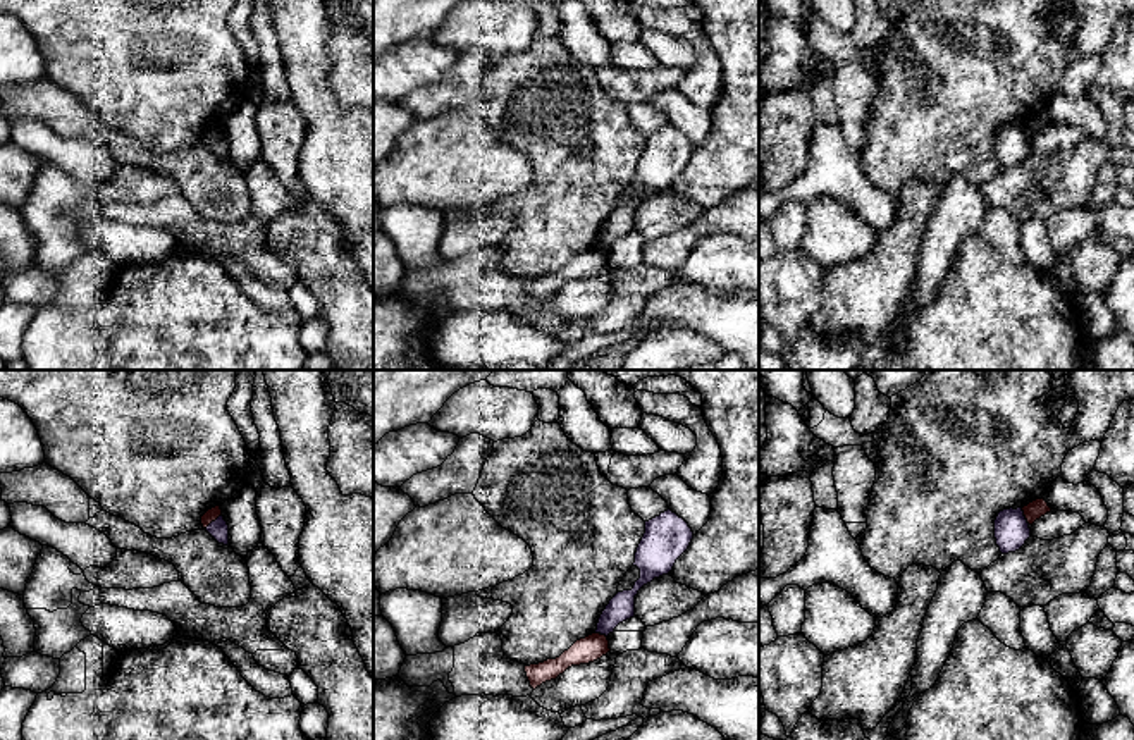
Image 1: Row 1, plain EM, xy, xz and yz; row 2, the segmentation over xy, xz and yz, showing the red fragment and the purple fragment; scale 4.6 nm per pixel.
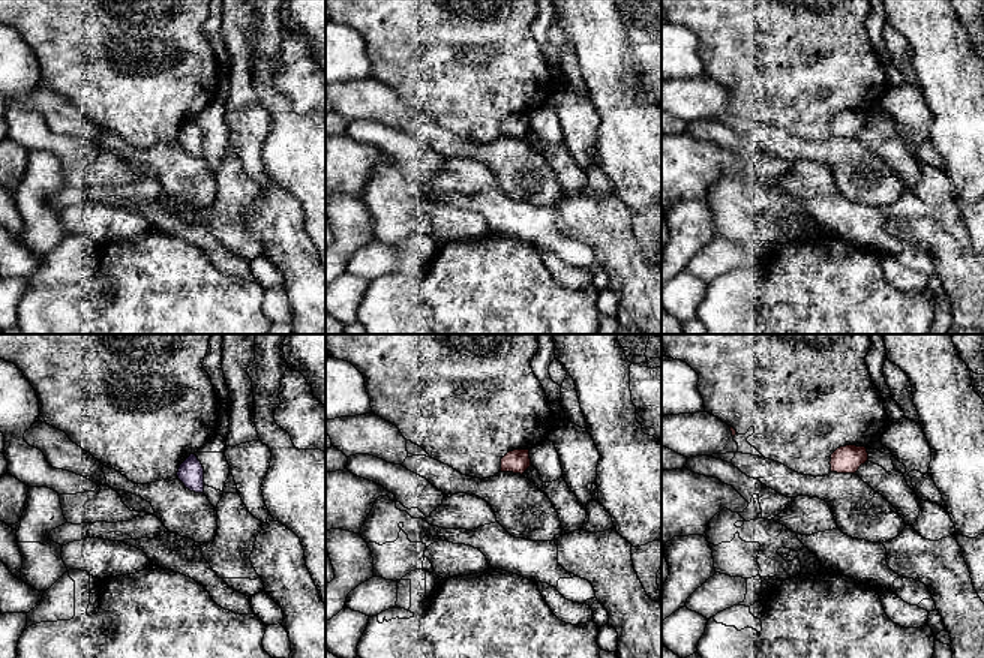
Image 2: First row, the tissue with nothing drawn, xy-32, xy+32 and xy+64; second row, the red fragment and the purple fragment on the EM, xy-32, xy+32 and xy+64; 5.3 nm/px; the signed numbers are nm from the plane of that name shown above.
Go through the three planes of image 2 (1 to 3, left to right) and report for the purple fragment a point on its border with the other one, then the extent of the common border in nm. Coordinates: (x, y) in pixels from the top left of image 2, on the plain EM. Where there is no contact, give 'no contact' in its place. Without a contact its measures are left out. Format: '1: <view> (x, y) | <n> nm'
1: no contact
2: no contact
3: no contact

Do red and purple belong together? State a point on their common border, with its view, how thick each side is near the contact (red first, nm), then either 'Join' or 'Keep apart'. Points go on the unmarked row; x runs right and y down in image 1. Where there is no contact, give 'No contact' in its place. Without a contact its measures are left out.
Touches red at xy (212, 135). Thickness 60 nm (red) against 90 nm. Keep apart

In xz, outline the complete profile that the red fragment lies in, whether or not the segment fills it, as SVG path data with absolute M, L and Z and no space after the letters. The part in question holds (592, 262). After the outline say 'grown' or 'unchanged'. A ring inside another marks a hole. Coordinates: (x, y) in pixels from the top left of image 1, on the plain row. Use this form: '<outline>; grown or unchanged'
M592 248L576 255L568 265L556 274L547 274L539 279L525 281L530 301L535 305L545 296L556 294L571 281L589 279L609 267L609 255L606 250Z; unchanged

